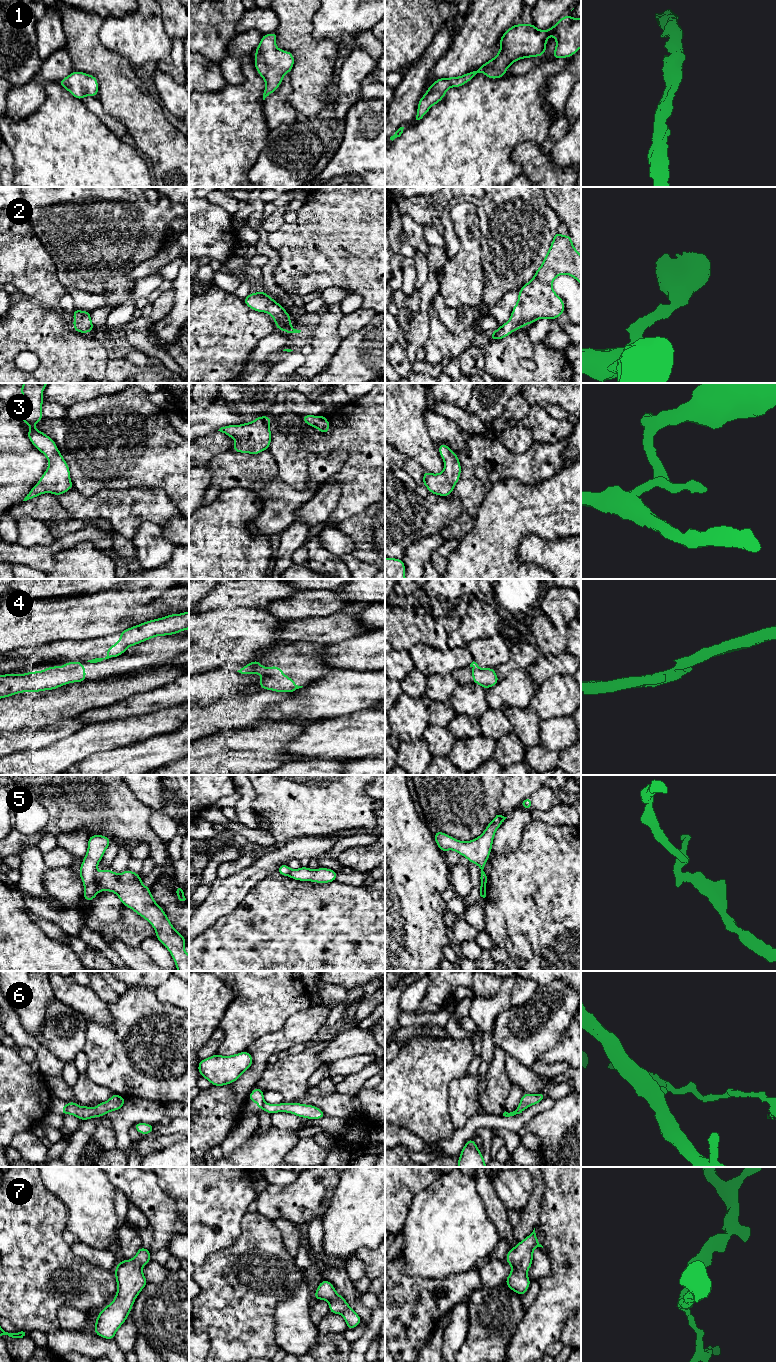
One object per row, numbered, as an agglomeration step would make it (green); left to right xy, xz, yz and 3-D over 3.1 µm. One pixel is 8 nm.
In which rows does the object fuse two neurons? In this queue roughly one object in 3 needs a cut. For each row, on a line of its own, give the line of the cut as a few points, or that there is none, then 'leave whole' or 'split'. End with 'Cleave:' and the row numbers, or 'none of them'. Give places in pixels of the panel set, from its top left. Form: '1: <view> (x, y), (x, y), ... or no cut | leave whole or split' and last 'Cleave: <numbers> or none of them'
1: no cut | leave whole
2: no cut | leave whole
3: no cut | leave whole
4: xy (80, 663), (69, 668), (63, 668) | split
5: xy (96, 871), (95, 883), (98, 887) | split
6: xz (265, 1103), (262, 1108) | split
7: no cut | leave whole
Cleave: 4, 5, 6

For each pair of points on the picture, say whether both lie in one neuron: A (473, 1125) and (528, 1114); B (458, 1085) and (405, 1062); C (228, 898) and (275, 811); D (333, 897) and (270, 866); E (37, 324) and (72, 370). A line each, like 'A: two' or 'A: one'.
A: one
B: two
C: two
D: two
E: one

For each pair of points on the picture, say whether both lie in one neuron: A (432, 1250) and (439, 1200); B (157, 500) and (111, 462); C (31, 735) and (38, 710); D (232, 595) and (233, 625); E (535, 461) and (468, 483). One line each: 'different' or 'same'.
A: same
B: different
C: different
D: different
E: same

